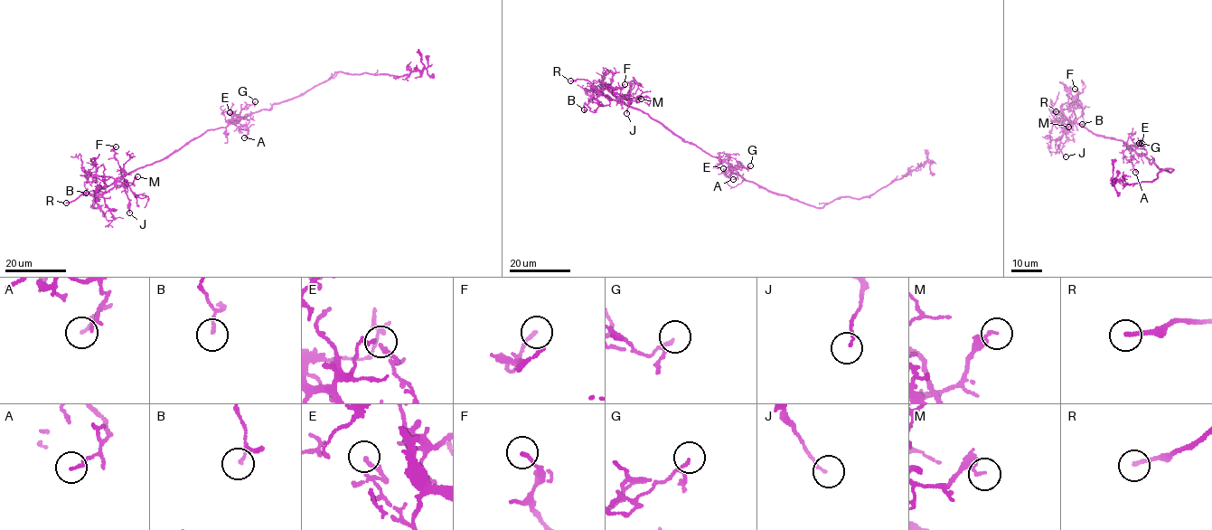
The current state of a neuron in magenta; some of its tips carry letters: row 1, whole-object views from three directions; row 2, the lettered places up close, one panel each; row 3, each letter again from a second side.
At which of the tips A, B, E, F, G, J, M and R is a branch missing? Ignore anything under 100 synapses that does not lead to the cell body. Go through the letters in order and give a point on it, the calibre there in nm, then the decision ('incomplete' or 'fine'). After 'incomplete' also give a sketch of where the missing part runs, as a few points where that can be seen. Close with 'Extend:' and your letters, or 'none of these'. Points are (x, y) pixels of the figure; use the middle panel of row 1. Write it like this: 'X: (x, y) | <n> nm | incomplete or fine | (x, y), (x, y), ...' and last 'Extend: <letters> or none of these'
A: (733, 179) | 170 nm | fine
B: (584, 109) | 80 nm | fine
E: (723, 168) | 200 nm | fine
F: (624, 84) | 160 nm | fine
G: (750, 165) | 90 nm | fine
J: (626, 113) | 130 nm | fine
M: (641, 99) | 150 nm | fine
R: (570, 80) | 190 nm | incomplete | (570, 80), (532, 84), (521, 89), (505, 106)
Extend: R

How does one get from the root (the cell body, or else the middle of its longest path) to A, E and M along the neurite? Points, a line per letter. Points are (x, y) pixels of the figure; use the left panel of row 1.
A: (253, 112), (234, 123), (247, 130), (244, 137)
E: (253, 112), (240, 120), (237, 115), (230, 112)
M: (253, 112), (227, 127), (207, 130), (160, 160), (120, 176), (115, 183), (128, 185), (137, 176)

